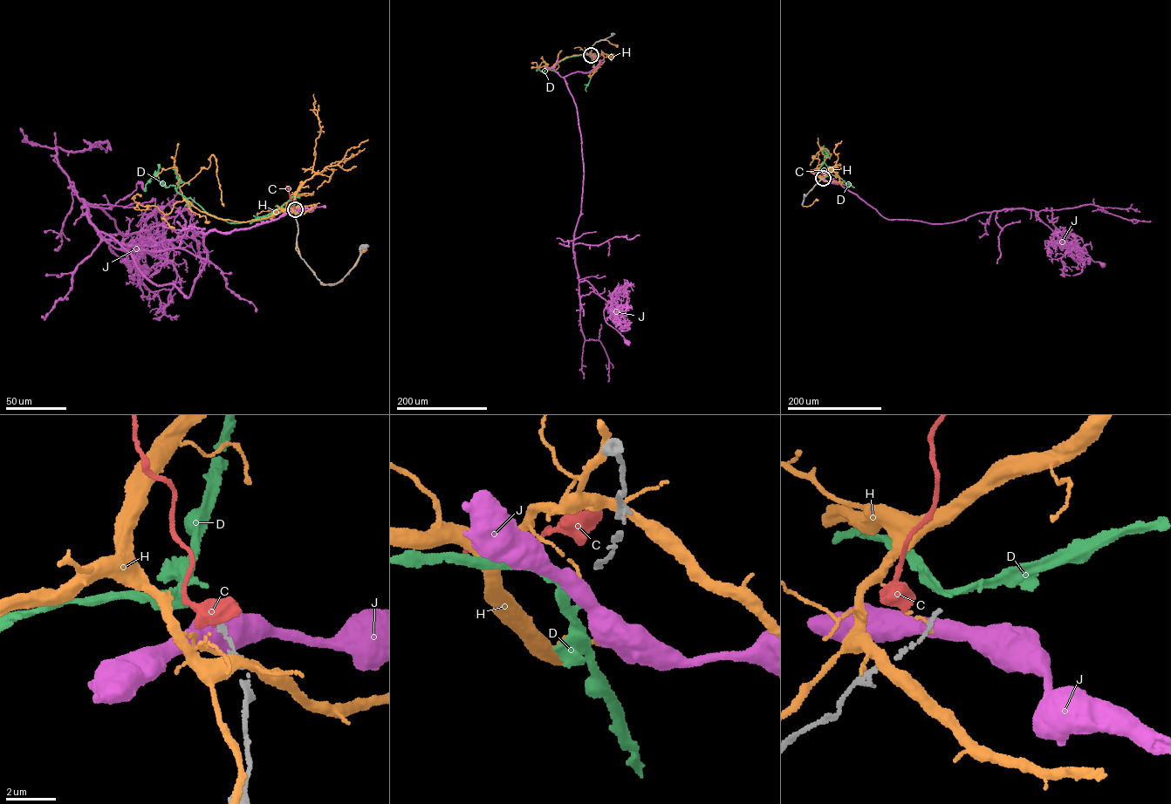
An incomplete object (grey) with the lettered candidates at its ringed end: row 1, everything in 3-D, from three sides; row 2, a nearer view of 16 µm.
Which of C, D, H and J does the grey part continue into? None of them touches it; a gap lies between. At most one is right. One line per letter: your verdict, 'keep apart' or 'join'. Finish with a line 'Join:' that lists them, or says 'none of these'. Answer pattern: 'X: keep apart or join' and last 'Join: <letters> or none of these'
C: keep apart
D: join
H: keep apart
J: keep apart
Join: D

